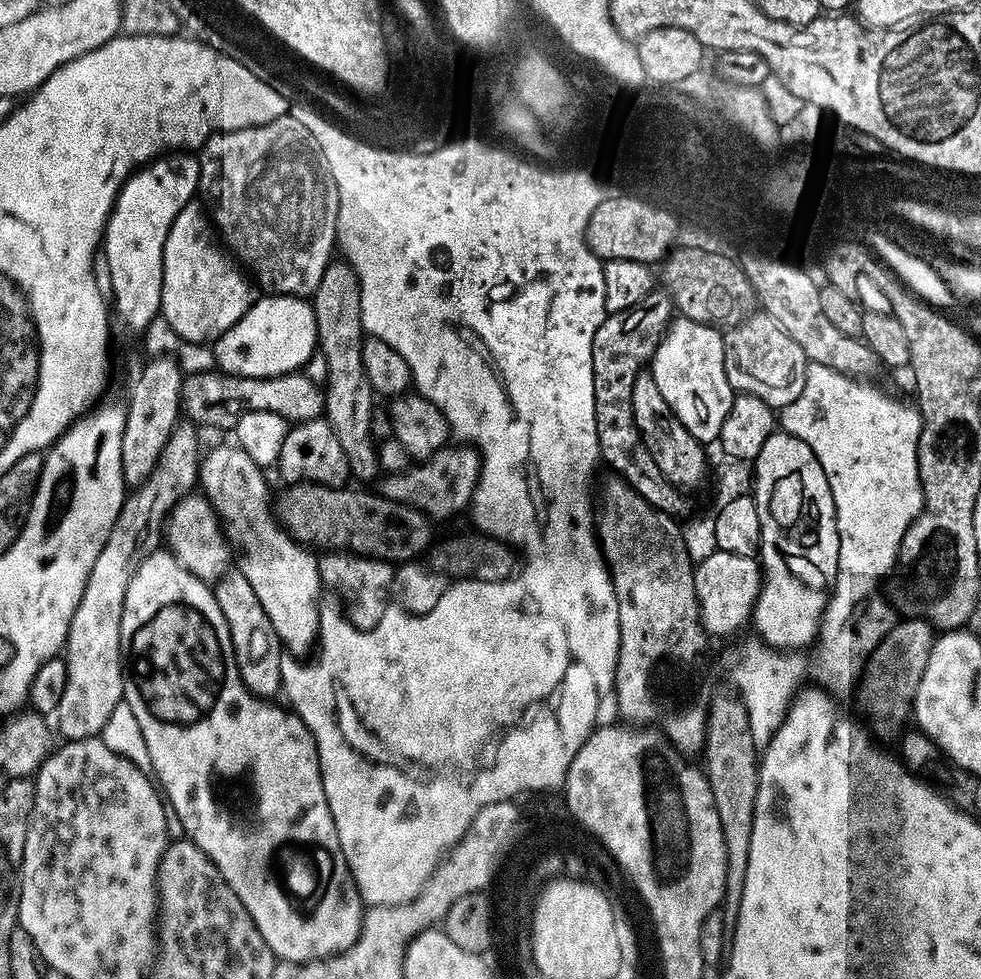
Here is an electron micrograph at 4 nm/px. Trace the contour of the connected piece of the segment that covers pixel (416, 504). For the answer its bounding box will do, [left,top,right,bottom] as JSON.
[378,446,480,522]

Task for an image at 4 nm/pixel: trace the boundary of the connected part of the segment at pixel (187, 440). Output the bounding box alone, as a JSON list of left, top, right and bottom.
[54,423,202,741]

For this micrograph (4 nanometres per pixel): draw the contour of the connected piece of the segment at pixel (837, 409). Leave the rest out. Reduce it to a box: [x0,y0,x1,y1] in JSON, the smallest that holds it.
[724,363,924,746]

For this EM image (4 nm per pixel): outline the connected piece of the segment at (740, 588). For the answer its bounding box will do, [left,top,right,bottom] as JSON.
[694,550,762,637]

